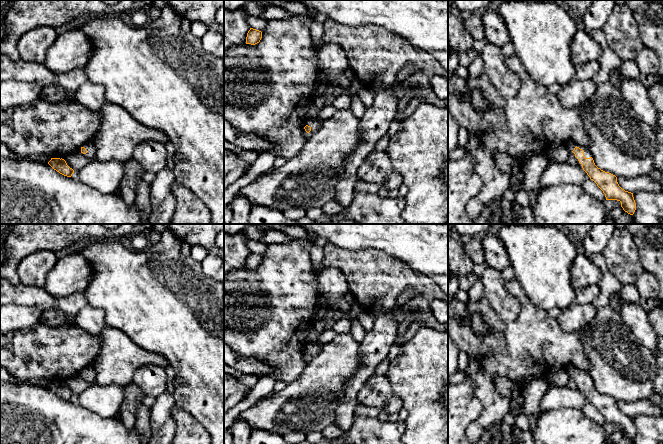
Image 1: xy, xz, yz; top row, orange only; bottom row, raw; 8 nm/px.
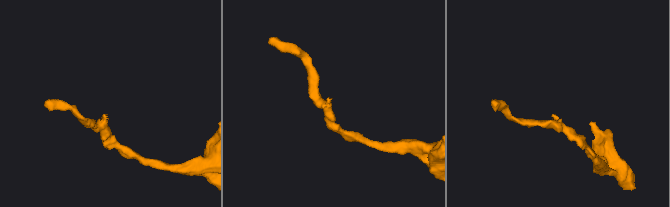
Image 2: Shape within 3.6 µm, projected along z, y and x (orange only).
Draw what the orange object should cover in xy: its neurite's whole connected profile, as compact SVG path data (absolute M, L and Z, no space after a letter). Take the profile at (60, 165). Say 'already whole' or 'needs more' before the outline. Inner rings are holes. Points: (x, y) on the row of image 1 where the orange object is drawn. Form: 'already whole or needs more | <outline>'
already whole | M51 158L48 164L60 174L71 177L74 173L74 170L70 168L64 159L60 158Z

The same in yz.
already whole | M575 147L572 152L575 154L575 157L579 160L583 170L587 173L590 179L593 180L603 191L606 200L620 201L623 210L628 214L633 215L636 210L633 193L622 189L619 186L615 175L598 168L592 157L586 158L582 149Z

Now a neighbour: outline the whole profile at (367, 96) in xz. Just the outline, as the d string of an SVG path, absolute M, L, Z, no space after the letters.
M364 89L360 97L363 103L365 104L366 108L369 108L374 100L374 93Z

